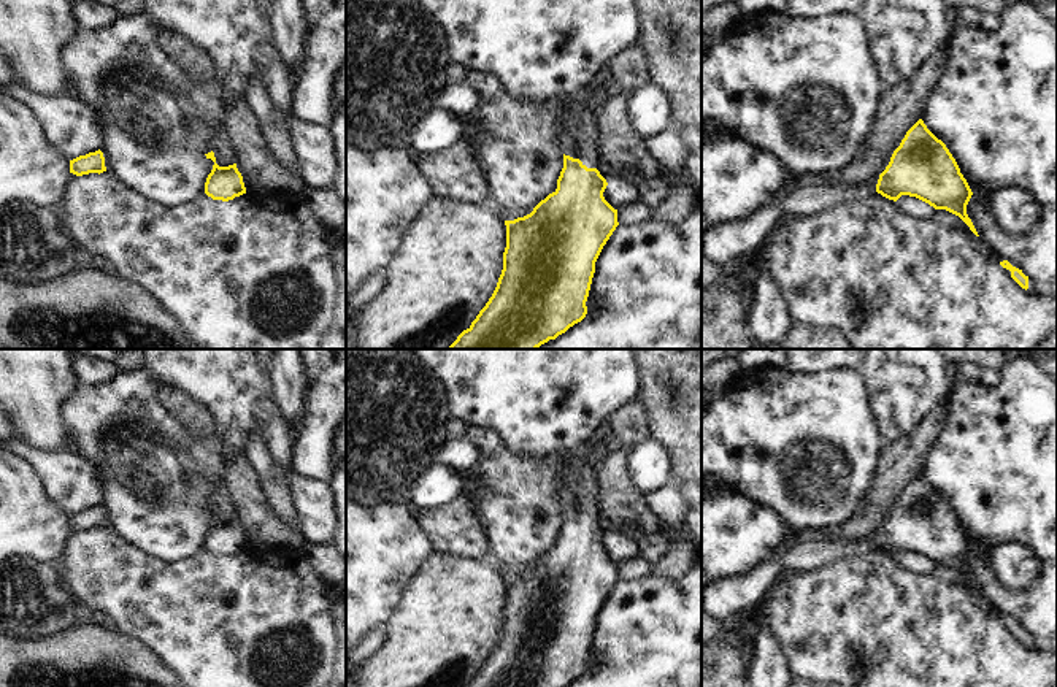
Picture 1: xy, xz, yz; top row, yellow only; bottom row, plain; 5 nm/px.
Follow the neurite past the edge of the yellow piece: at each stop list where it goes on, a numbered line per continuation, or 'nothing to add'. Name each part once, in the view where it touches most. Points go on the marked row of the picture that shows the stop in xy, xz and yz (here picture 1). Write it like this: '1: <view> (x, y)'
1: xz (592, 100)

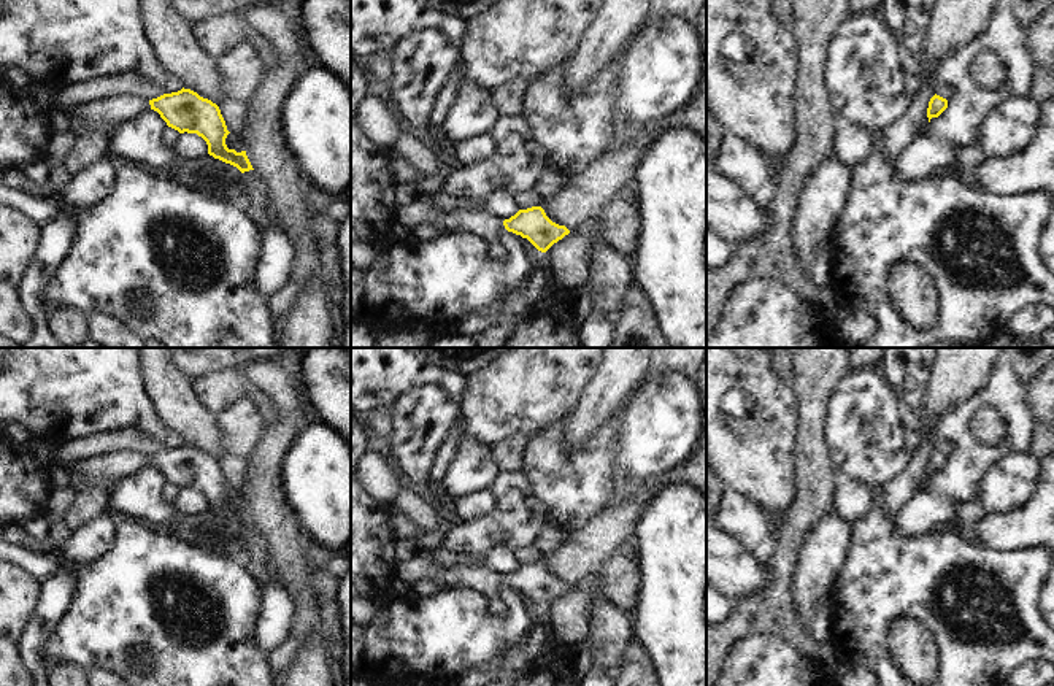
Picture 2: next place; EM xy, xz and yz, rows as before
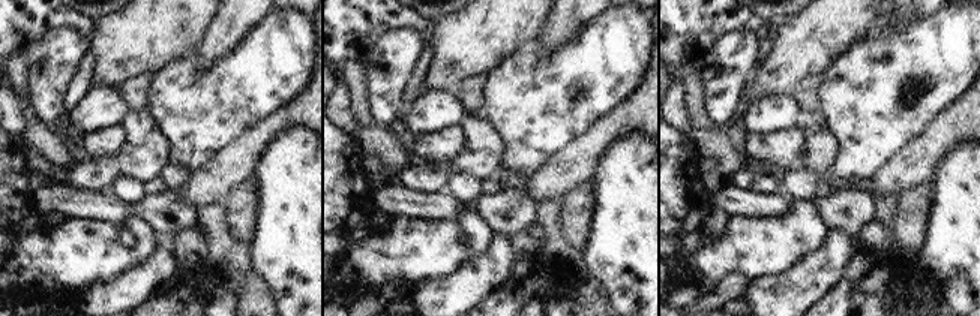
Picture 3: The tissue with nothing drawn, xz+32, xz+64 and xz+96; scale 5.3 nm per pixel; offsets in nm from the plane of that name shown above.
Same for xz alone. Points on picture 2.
1: xz (419, 211)

